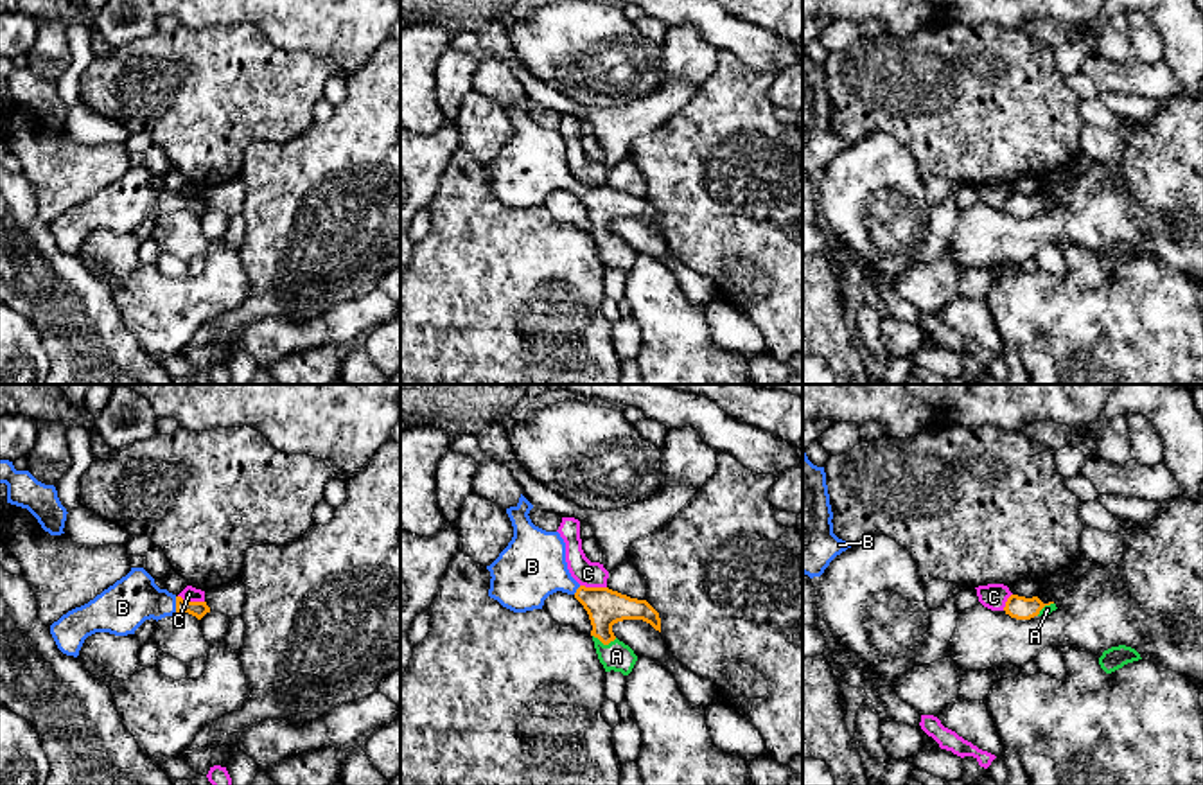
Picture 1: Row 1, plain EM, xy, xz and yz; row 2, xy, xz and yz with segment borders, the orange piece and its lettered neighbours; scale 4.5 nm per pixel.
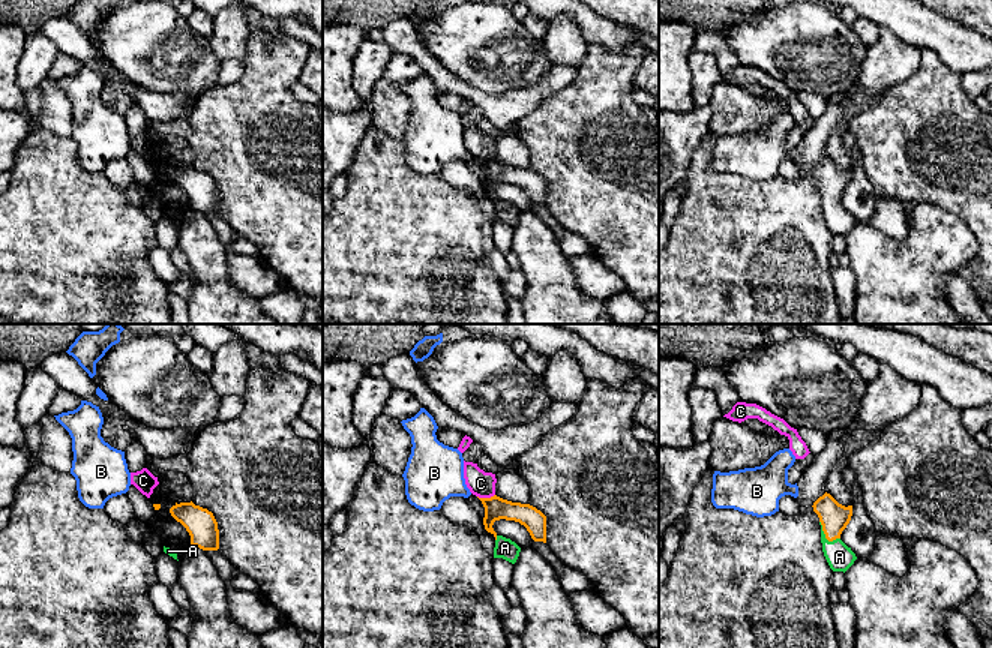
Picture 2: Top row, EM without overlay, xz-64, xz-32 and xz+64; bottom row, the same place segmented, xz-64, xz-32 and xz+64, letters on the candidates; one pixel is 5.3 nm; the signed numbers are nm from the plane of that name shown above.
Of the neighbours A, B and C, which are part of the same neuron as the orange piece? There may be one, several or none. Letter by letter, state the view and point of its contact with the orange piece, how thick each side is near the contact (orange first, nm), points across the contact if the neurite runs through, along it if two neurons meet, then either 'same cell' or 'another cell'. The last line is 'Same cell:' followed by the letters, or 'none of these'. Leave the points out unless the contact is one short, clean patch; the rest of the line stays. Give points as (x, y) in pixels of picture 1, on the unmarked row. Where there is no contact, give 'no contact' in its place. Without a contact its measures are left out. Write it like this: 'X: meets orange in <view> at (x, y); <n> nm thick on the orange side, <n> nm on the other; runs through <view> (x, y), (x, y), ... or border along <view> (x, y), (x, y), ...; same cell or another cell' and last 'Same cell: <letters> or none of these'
A: meets orange in xz at (605, 241); 160 nm thick on the orange side, 130 nm on the other; runs through xz (604, 203), (605, 241), (616, 254); same cell
B: meets orange in xy at (176, 202); 70 nm thick on the orange side, 220 nm on the other; runs through xy (198, 207), (176, 202), (128, 202), (122, 205); same cell
C: meets orange in xy at (191, 200); 70 nm thick on the orange side, 70 nm on the other; border along xy (178, 193), (187, 198), (203, 200); another cell
Same cell: A, B

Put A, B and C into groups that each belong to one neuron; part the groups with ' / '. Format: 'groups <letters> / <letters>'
groups A B / C

